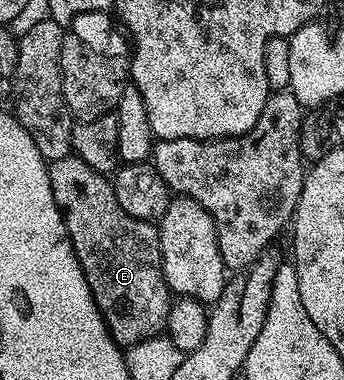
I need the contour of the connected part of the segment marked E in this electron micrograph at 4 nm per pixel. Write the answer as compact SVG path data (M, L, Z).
M70 152L63 160L48 163L48 167L55 204L65 216L65 227L73 241L73 251L76 252L83 268L83 276L96 297L97 307L109 325L109 333L122 348L158 337L166 329L171 305L171 291L161 270L160 229L154 223L127 216L127 212L119 208L119 200L115 200L112 181L91 168L91 164L77 157L76 153Z

